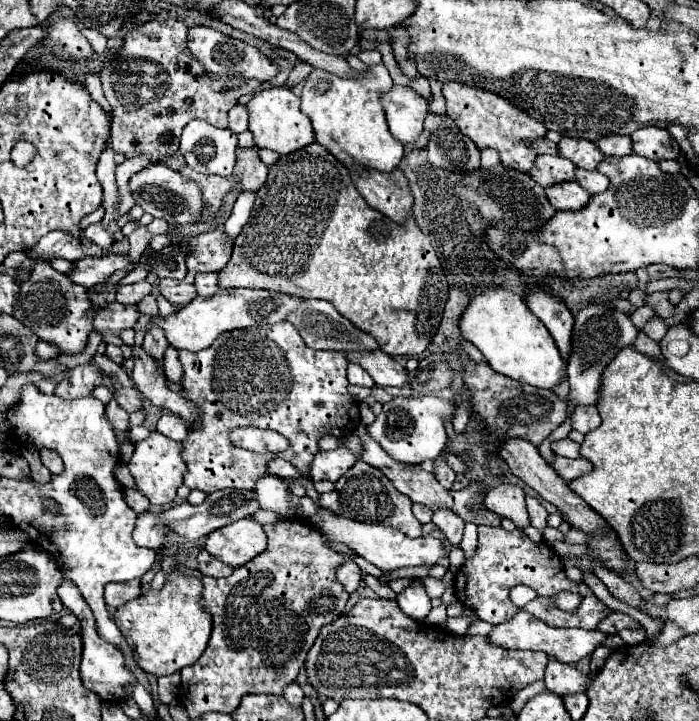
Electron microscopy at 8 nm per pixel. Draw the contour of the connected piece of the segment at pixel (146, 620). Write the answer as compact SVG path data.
M172 571L160 591L148 591L140 599L130 601L116 611L114 623L130 643L130 649L136 653L136 663L142 671L164 677L198 661L212 631L210 615L202 609L200 595L200 579L186 577L182 571Z

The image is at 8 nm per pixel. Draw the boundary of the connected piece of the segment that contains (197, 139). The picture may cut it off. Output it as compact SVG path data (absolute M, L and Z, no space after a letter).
M202 119L190 121L182 133L180 153L186 165L204 175L228 177L236 165L238 137L230 129L218 129Z

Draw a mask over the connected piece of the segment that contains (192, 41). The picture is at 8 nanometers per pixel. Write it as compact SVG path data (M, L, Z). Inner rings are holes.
M192 27L188 29L186 37L188 51L192 53L194 59L198 59L210 77L246 77L246 79L256 79L256 81L268 81L278 73L278 65L268 59L260 49L232 39L212 27Z

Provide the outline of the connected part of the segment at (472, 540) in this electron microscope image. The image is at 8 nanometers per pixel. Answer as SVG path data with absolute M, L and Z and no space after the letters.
M466 523L466 529L464 529L464 539L460 543L460 549L464 551L464 557L472 555L476 551L476 545L478 545L478 531L476 531L476 525L468 525Z

